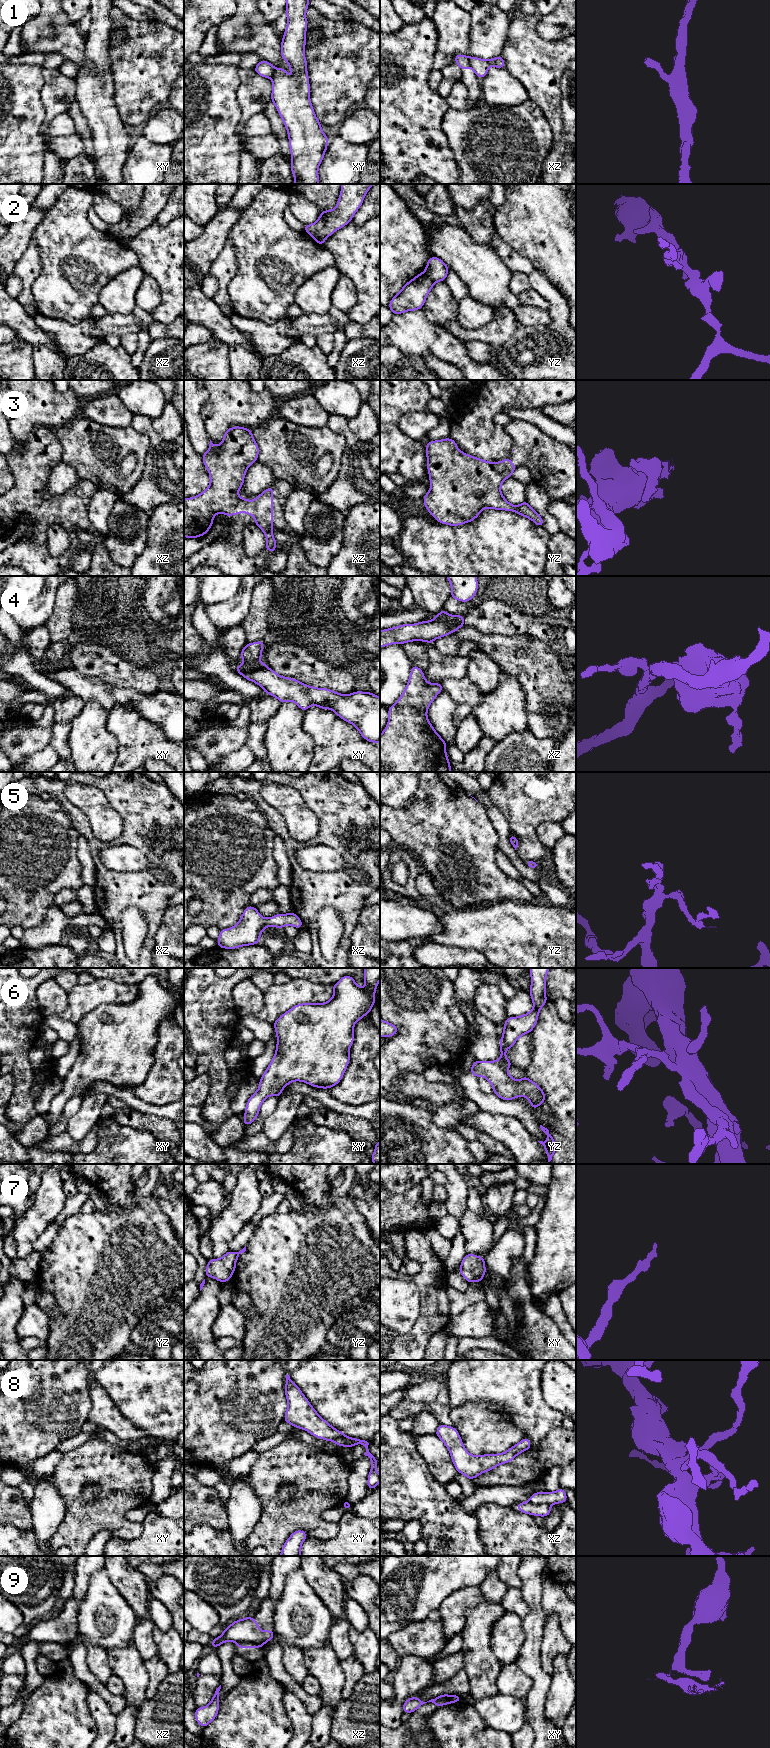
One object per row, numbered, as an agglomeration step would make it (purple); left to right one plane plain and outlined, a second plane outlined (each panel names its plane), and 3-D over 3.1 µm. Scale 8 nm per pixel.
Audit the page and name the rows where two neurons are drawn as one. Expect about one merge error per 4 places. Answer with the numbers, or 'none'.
1, 2, 4, 8, 9

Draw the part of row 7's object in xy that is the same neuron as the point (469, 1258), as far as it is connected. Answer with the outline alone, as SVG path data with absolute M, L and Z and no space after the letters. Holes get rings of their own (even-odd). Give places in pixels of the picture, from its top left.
M466 1253L460 1264L459 1272L469 1283L481 1282L487 1272L485 1259L475 1254Z

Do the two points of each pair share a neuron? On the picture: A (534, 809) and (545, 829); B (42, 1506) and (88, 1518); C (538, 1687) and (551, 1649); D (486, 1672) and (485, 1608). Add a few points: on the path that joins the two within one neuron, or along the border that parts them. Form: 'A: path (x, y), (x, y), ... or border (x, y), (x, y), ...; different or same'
A: border (559, 822), (538, 826), (537, 837), (546, 846); different
B: border (58, 1489), (64, 1502), (65, 1515), (53, 1533); different
C: border (539, 1647), (541, 1665), (551, 1677); different
D: path (481, 1656), (481, 1624); same

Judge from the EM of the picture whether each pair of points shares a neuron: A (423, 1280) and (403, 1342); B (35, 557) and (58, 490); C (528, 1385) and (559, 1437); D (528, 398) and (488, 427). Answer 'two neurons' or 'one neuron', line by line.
A: one neuron
B: two neurons
C: two neurons
D: one neuron

